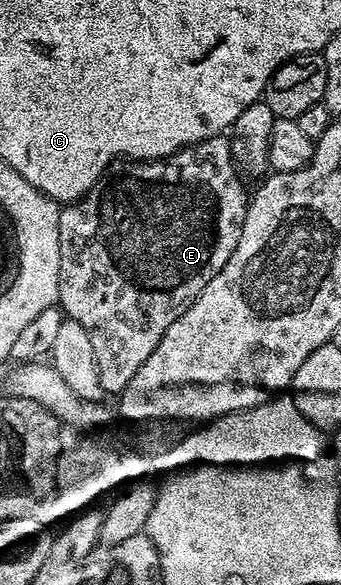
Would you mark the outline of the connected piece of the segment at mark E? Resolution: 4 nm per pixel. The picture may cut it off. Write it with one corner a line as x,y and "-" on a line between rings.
220,135
210,137
201,143
192,145
189,149
182,149
173,154
172,157
165,157
162,161
132,161
130,159
120,159
108,167
107,172
103,174
102,179
93,186
80,201
72,201
64,204
59,211
59,300
57,302
60,309
70,320
81,323
81,327
85,327
85,332
89,335
89,339
93,342
93,351
97,355
97,376
101,379
101,387
104,394
118,395
125,391
125,387
129,387
129,379
133,379
133,375
137,375
141,363
145,363
145,359
149,359
149,355
153,355
153,347
157,347
157,343
161,343
161,339
165,335
165,331
169,331
169,327
173,327
173,323
177,323
177,319
181,319
181,315
185,315
185,311
195,302
197,295
201,295
201,291
205,291
205,287
209,283
209,279
213,279
213,275
217,275
217,271
221,271
221,267
225,267
225,263
229,263
229,255
233,255
233,251
237,247
237,239
241,239
241,227
245,223
245,215
247,214
247,202
249,200
249,189
246,189
244,178
238,169
235,168
235,160
231,154
231,142
226,136

